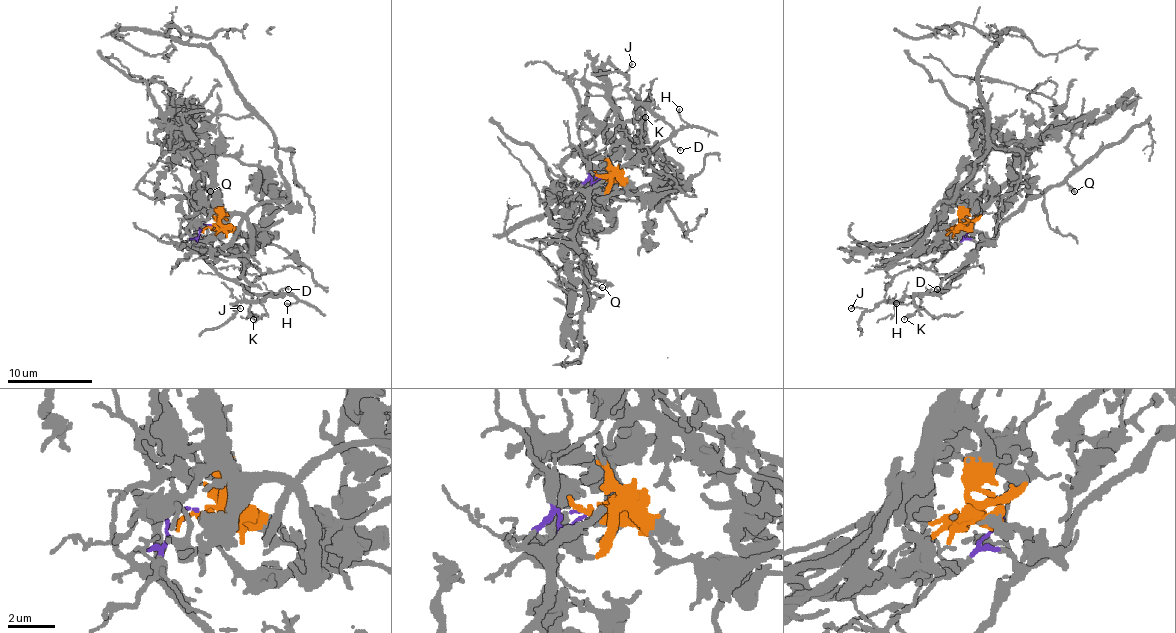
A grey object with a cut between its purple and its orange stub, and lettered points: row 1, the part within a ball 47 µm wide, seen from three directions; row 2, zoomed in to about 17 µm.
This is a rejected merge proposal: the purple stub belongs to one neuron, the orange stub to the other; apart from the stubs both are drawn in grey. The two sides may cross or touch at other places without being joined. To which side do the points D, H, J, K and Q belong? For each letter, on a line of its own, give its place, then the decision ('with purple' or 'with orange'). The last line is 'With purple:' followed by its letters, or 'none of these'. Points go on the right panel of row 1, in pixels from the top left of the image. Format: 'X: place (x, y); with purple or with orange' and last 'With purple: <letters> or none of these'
D: place (937, 289); with purple
H: place (896, 303); with purple
J: place (851, 308); with purple
K: place (904, 319); with purple
Q: place (1074, 191); with purple
With purple: D, H, J, K, Q

